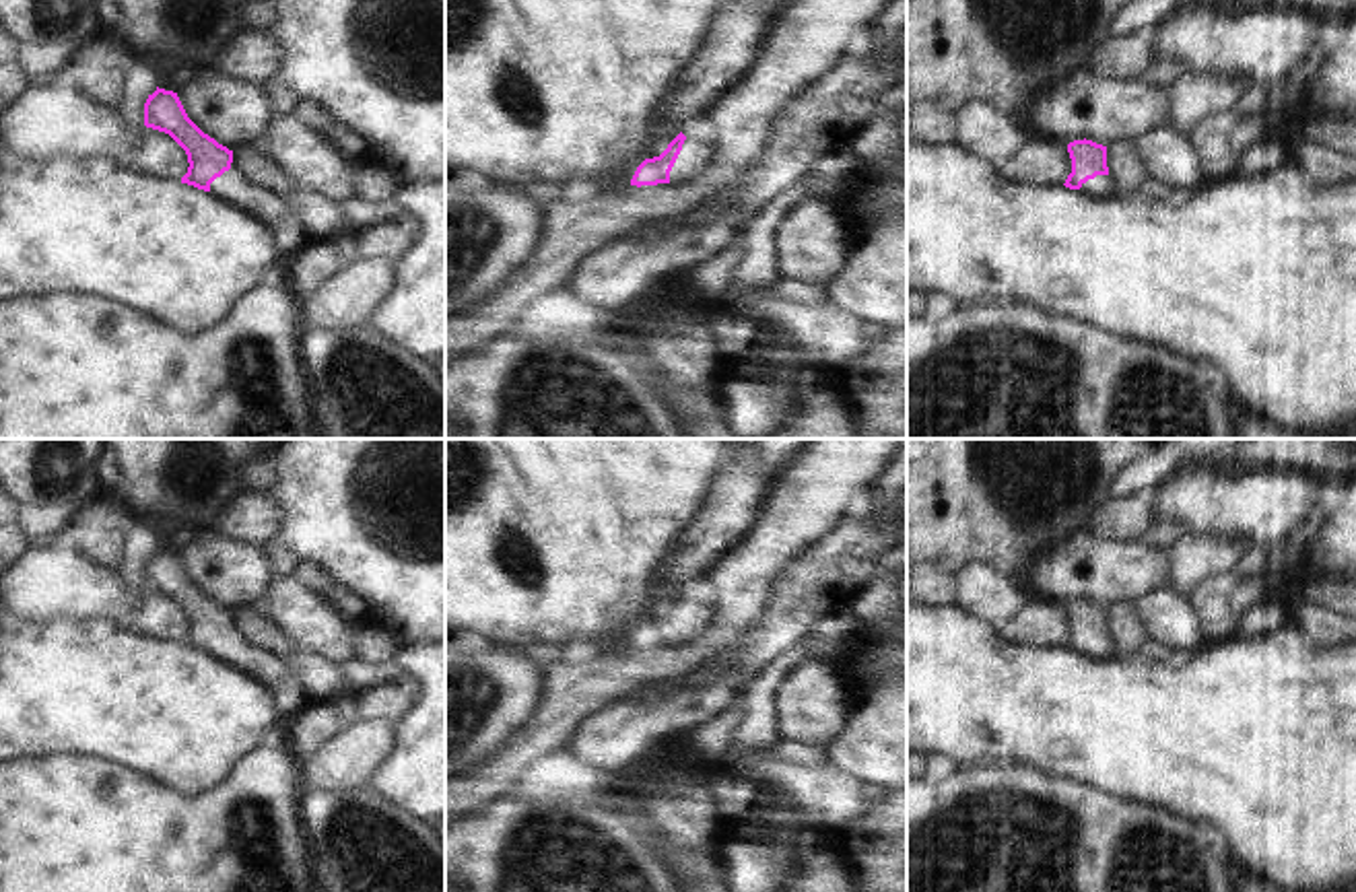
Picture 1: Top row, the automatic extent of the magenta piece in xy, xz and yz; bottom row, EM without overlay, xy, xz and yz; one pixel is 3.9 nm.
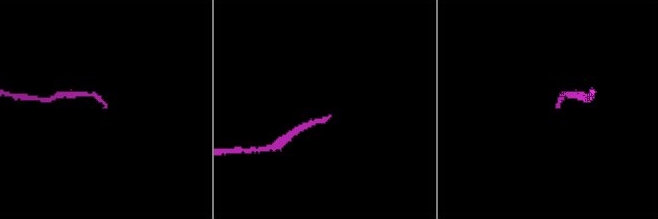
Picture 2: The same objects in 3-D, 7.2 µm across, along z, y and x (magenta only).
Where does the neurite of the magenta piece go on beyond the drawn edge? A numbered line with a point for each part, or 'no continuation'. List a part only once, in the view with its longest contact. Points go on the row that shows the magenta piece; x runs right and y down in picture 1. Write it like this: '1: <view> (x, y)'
1: xz (695, 153)

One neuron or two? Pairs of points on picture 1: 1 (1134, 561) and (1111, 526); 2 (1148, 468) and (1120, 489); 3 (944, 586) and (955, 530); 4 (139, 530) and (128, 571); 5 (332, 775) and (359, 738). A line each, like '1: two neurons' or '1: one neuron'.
1: two neurons
2: one neuron
3: two neurons
4: one neuron
5: one neuron

